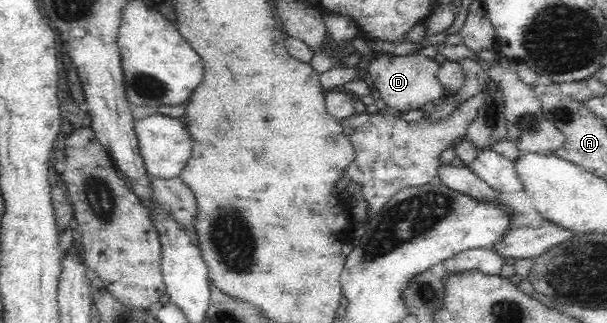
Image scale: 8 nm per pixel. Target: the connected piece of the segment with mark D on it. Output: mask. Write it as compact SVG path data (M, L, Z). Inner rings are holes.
M378 56L376 60L371 60L369 63L369 76L376 87L376 95L378 104L384 104L393 113L399 114L422 108L427 102L439 102L447 96L445 89L437 78L439 64L434 59L418 56Z

